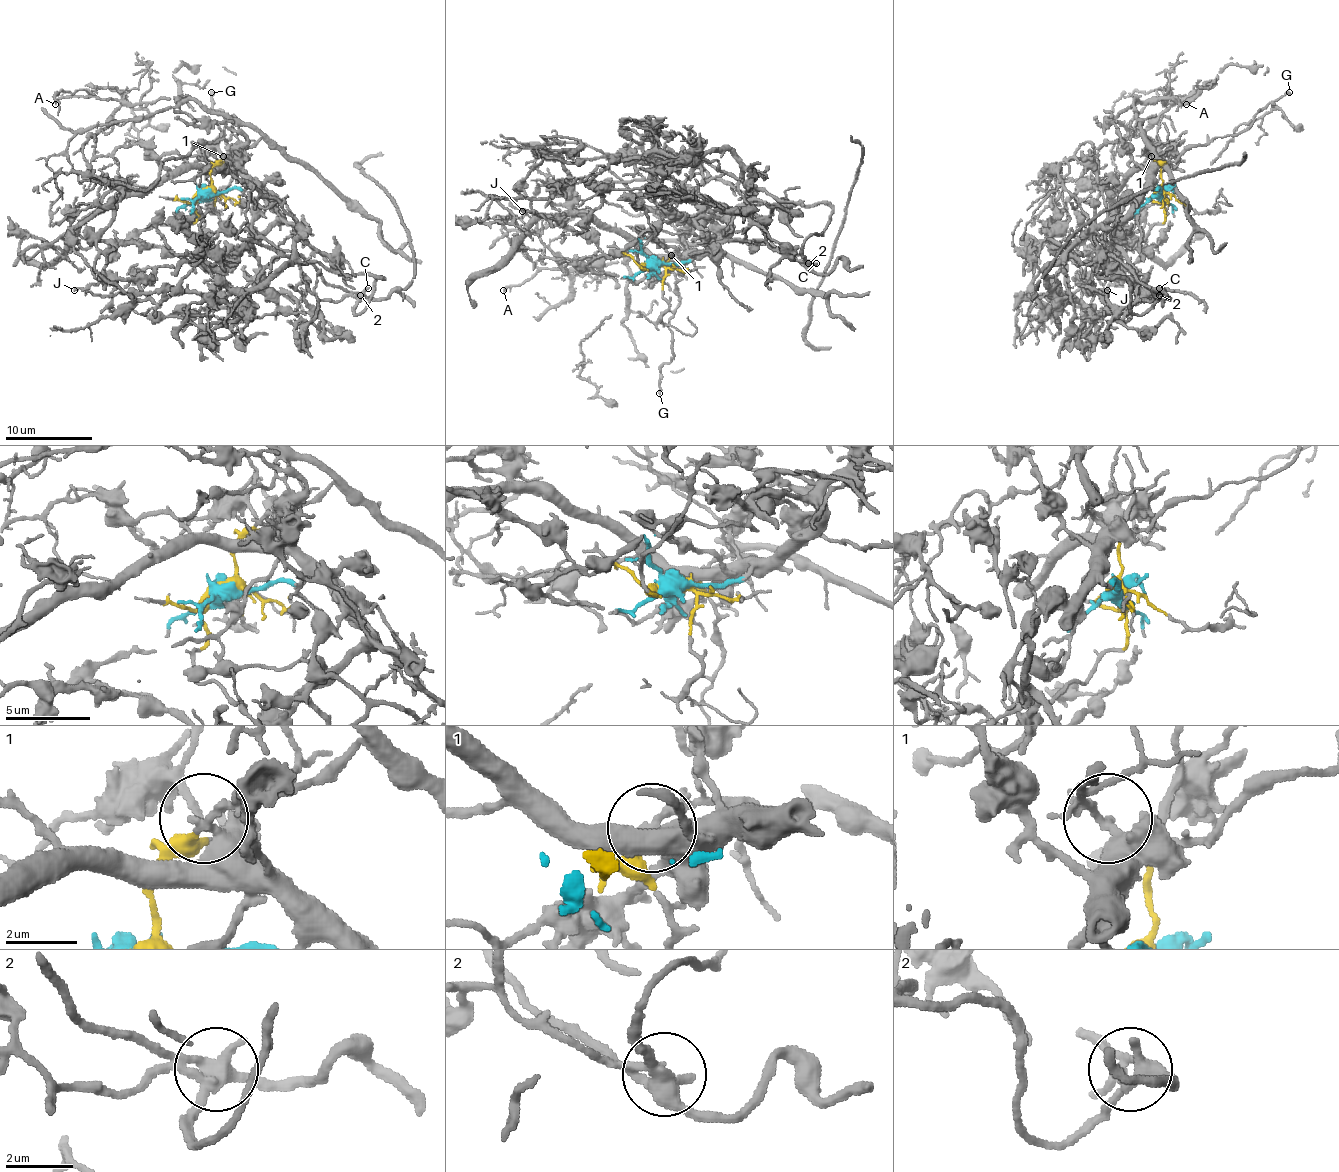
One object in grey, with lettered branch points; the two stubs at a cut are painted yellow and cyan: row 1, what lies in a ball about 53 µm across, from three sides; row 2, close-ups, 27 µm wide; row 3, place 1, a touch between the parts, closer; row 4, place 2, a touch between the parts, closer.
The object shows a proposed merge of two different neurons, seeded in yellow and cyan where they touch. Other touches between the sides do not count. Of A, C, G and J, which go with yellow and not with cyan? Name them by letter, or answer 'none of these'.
A, G

